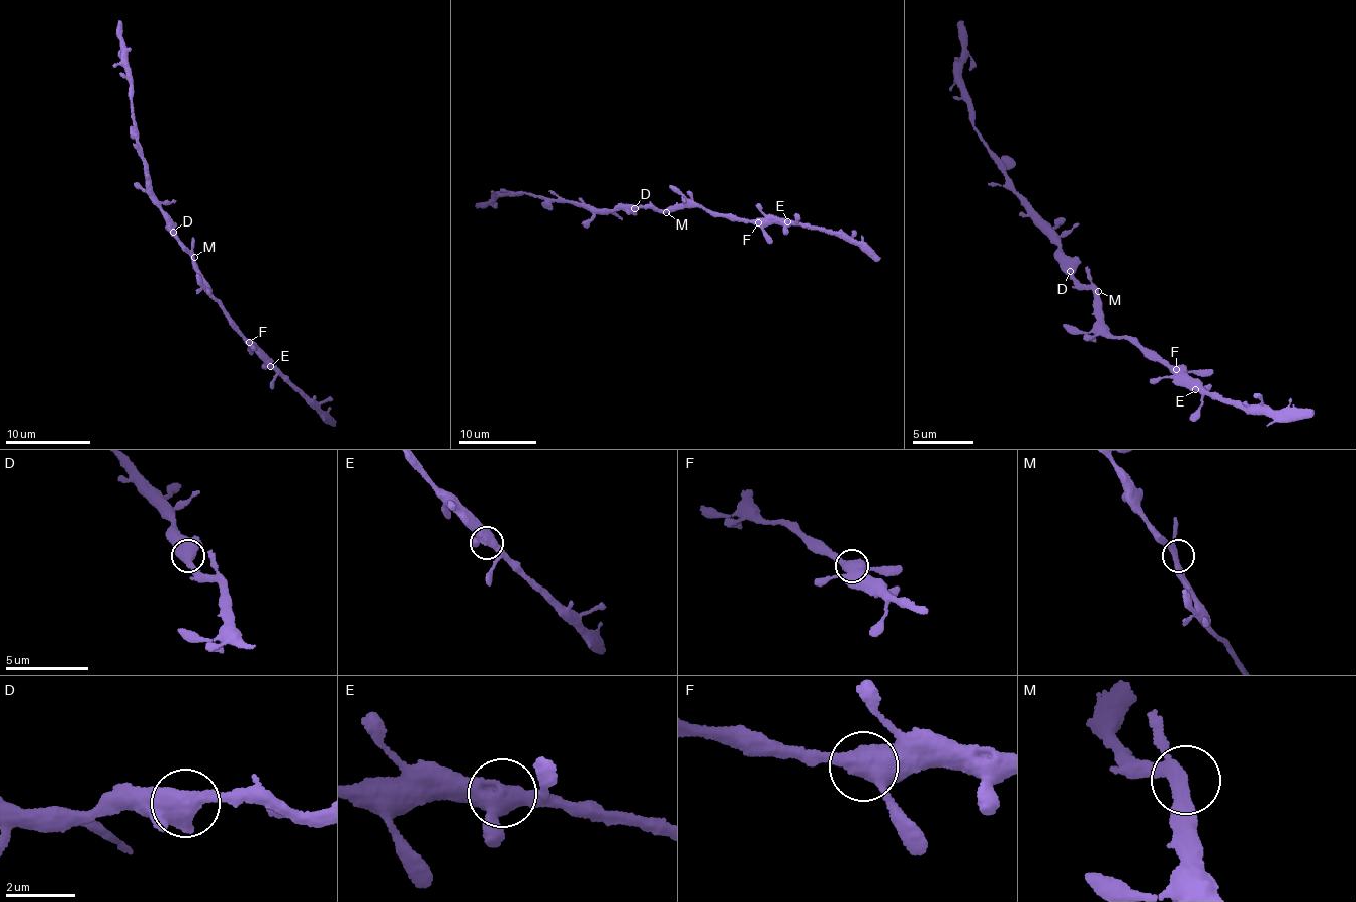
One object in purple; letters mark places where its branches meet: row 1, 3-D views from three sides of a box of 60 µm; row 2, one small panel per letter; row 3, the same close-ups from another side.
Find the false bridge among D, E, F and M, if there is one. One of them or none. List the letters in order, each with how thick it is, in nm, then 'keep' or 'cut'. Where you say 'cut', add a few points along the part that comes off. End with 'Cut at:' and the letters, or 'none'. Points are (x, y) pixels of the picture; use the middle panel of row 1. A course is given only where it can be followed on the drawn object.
D: 500 nm | keep
E: 550 nm | keep
F: 500 nm | keep
M: 280 nm | keep
Cut at: none

